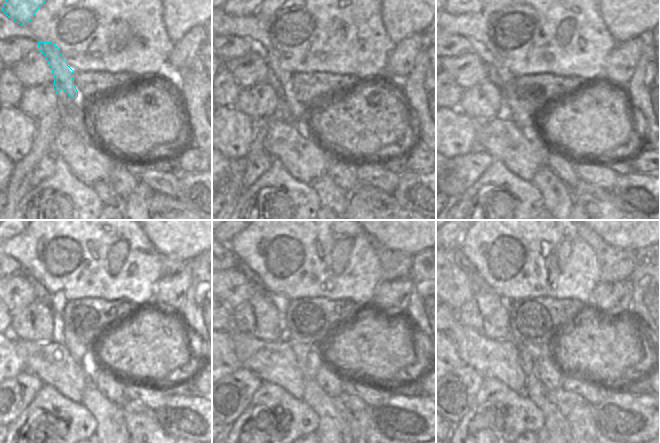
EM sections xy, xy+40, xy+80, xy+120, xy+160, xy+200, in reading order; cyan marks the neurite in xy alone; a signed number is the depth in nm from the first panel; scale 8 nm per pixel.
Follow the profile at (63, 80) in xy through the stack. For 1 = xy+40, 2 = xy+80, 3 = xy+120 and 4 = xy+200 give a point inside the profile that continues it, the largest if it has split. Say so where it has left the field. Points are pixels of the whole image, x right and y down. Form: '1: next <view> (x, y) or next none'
1: next xy+40 (300, 118)
2: next xy+80 (514, 109)
3: next xy+120 (65, 336)
4: next xy+200 (554, 422)

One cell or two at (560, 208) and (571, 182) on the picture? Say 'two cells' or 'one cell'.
two cells

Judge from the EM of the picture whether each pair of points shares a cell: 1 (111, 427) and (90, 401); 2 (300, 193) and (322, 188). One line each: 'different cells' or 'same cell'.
1: same cell
2: different cells

